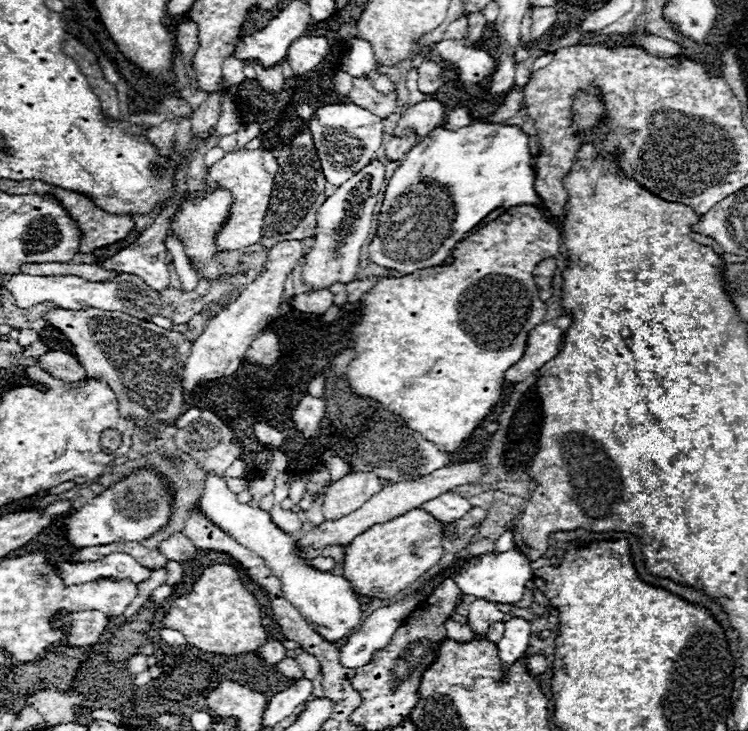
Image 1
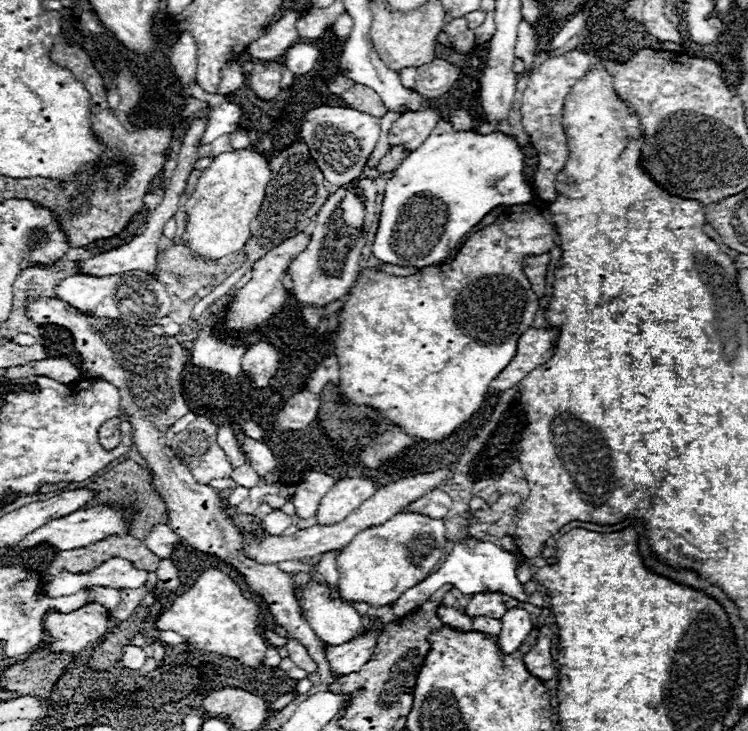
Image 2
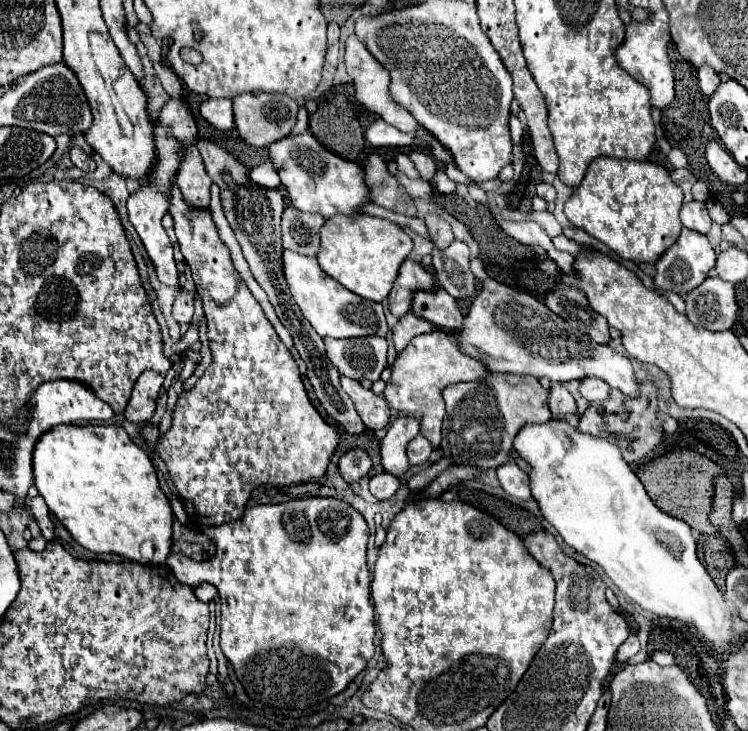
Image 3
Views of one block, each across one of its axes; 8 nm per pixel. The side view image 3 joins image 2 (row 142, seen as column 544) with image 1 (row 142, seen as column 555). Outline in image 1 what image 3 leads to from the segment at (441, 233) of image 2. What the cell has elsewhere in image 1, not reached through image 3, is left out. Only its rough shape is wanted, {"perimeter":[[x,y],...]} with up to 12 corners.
{"perimeter":[[434,132],[386,186],[368,248],[440,266],[492,210],[536,206],[528,136]]}

